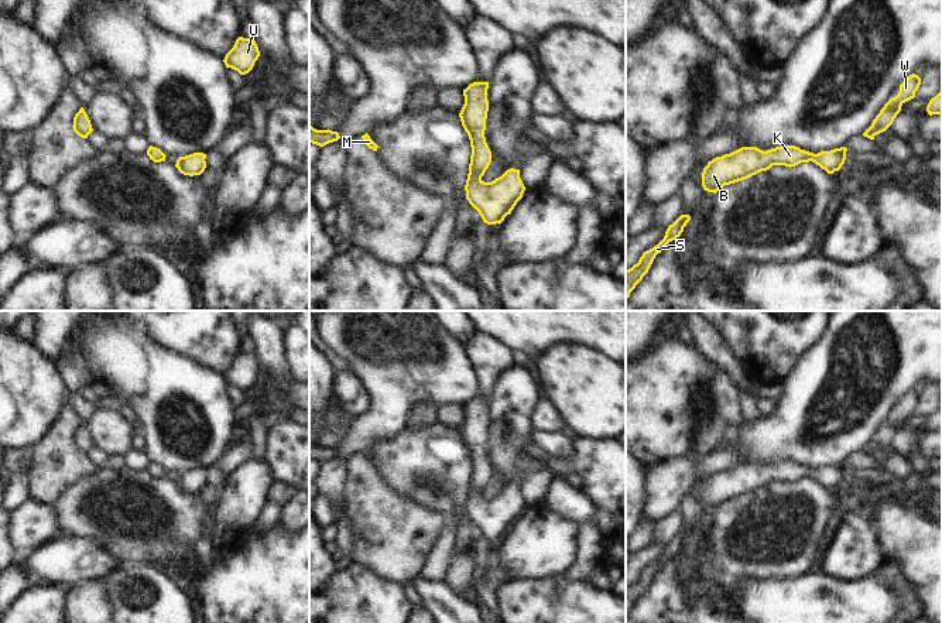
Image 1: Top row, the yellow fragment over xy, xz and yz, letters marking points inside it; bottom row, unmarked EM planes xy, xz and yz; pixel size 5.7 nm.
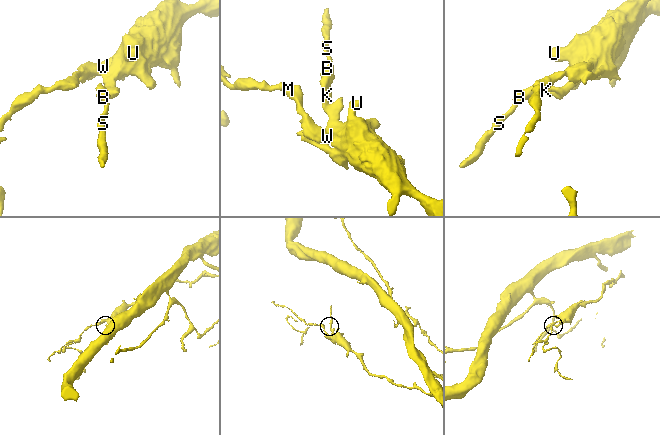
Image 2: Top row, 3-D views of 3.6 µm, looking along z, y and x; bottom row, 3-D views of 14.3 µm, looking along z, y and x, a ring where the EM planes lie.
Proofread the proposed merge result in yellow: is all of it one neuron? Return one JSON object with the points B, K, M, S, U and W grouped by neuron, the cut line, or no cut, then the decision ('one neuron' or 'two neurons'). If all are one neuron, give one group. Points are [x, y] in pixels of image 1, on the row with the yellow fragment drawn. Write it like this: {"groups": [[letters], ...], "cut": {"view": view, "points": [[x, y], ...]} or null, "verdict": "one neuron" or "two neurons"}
{"groups": [["B", "K", "M", "S", "U", "W"]], "cut": null, "verdict": "one neuron"}

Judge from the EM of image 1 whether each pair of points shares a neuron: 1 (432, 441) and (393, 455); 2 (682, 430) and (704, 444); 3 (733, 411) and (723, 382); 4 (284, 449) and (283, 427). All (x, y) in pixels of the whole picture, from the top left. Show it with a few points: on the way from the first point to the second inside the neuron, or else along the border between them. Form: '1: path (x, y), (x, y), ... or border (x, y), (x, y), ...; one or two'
1: path (422, 451), (418, 455), (403, 455); one
2: border (713, 411), (699, 423), (691, 447); two
3: path (728, 404), (725, 389); one
4: path (284, 444), (283, 432); one

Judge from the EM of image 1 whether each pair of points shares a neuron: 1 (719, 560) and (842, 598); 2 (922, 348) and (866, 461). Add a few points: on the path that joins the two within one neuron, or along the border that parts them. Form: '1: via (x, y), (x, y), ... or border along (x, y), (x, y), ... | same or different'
1: border along (809, 571), (793, 579), (752, 581) | different
2: border along (862, 449), (855, 451), (843, 462) | different

